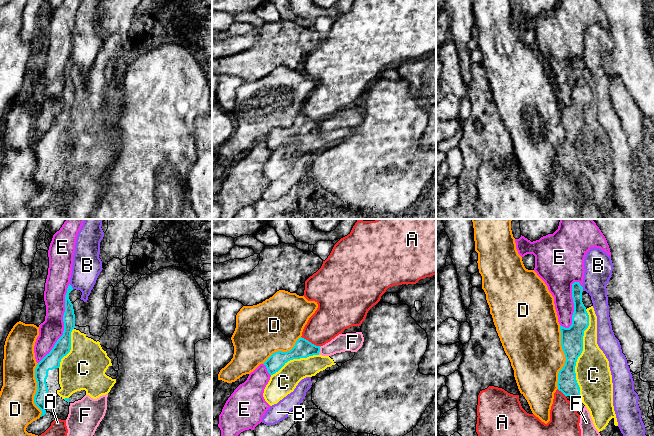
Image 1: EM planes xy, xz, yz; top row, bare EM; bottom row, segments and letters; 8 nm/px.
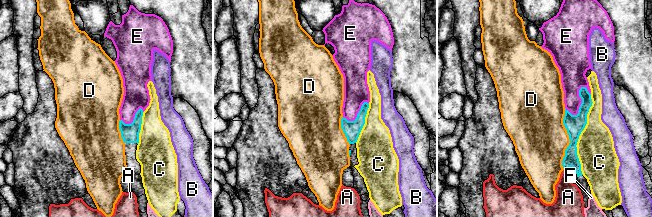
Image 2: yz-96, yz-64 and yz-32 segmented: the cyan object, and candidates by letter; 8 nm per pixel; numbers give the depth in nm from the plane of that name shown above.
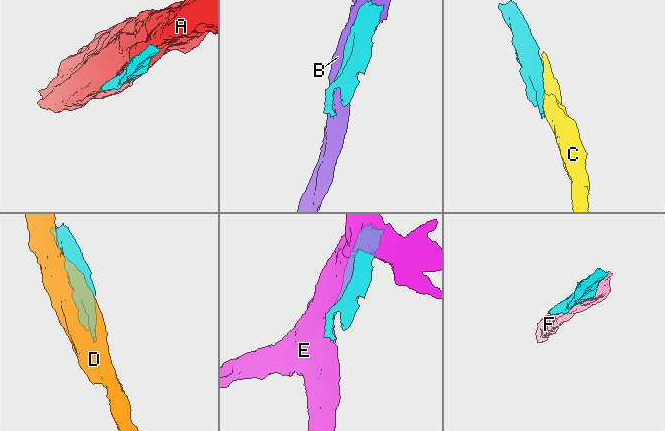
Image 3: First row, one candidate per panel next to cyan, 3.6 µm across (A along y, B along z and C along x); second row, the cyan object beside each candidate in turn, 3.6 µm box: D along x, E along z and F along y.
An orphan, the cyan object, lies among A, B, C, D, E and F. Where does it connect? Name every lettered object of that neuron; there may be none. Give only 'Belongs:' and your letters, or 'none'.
Belongs: C

